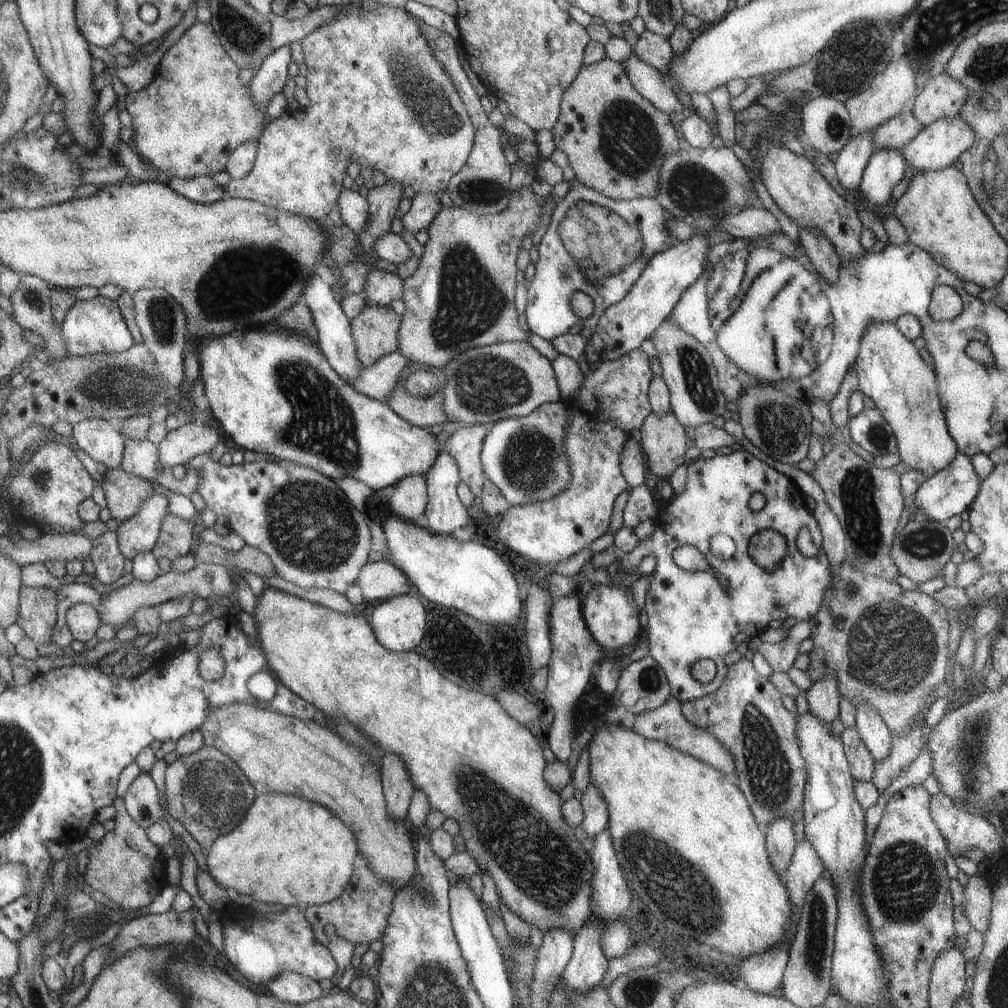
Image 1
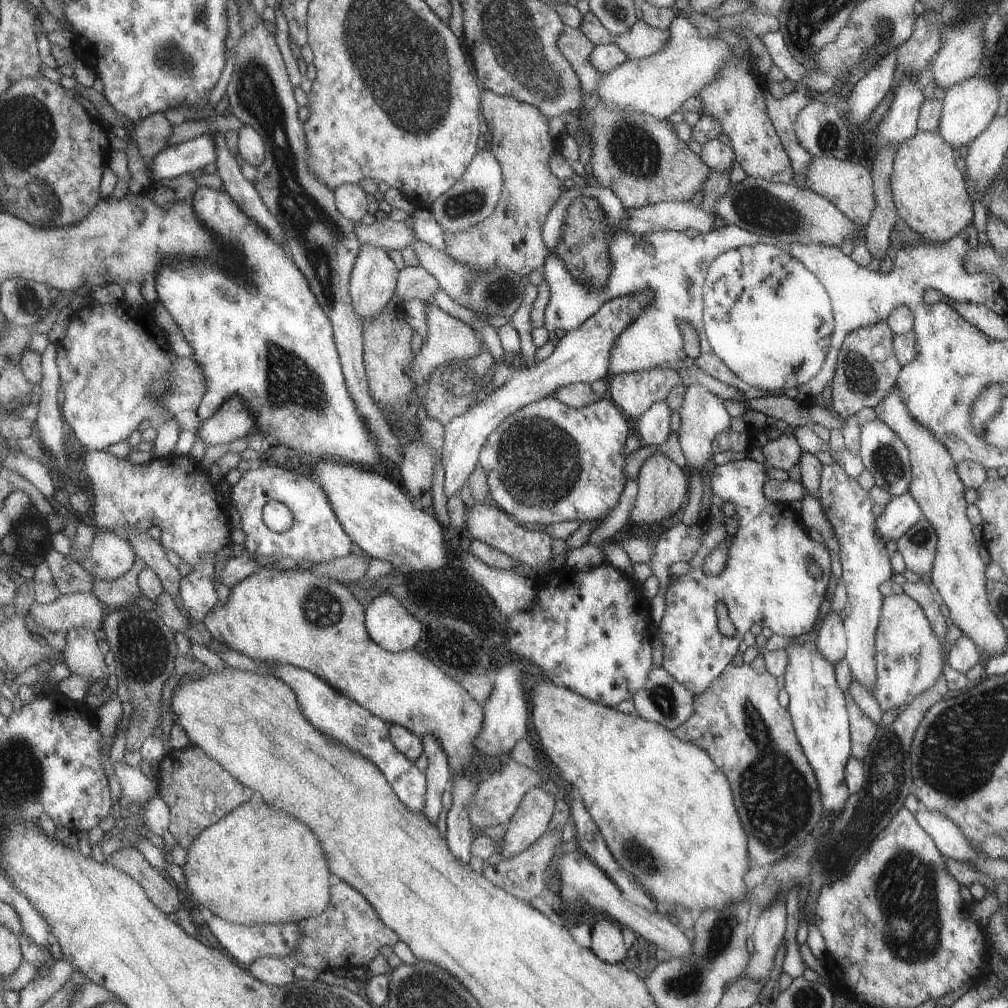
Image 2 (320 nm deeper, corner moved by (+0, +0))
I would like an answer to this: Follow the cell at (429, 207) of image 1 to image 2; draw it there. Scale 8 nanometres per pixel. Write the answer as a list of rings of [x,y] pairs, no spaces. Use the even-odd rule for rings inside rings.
[[[388,217],[374,219],[371,224],[355,223],[354,233],[361,245],[369,245],[376,249],[401,250],[405,245],[415,241],[415,236],[404,222],[391,221]]]

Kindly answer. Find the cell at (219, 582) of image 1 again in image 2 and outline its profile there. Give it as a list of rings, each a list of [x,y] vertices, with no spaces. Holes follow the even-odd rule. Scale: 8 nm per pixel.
[[[94,592],[61,595],[49,604],[36,603],[29,614],[39,625],[53,632],[67,634],[72,628],[85,627],[93,632],[103,631],[108,607]]]

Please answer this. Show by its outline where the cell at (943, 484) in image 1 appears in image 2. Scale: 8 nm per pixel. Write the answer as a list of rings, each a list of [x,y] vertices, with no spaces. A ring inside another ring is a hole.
[[[905,492],[903,495],[893,497],[884,506],[884,511],[876,517],[876,533],[882,536],[884,543],[889,540],[896,541],[922,516],[920,505],[908,492]]]

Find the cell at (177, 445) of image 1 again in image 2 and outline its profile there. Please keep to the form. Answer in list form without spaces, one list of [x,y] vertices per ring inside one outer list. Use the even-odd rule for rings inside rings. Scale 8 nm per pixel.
[[[231,393],[211,418],[199,424],[197,432],[206,446],[209,446],[231,443],[236,438],[249,434],[253,425],[254,416],[246,407],[244,398],[237,393]]]

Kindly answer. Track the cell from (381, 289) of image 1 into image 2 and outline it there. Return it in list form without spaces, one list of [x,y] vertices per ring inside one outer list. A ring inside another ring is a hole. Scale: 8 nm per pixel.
[[[403,267],[399,271],[394,296],[397,300],[407,302],[411,299],[433,302],[433,292],[439,284],[432,274],[423,267]]]

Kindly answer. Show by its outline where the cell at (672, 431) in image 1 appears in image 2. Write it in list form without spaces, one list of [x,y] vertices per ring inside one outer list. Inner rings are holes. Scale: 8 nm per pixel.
[[[649,453],[641,463],[636,478],[638,486],[633,506],[630,510],[631,524],[642,531],[644,526],[659,523],[684,506],[687,502],[688,478],[686,469],[675,466],[669,457],[660,453]]]

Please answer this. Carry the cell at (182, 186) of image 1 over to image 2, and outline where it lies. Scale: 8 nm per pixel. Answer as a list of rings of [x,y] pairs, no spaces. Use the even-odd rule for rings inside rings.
[[[197,187],[191,195],[192,209],[196,213],[197,220],[208,228],[213,237],[216,237],[219,245],[229,248],[229,250],[231,250],[229,254],[233,256],[233,258],[231,258],[230,268],[227,268],[227,266],[223,264],[224,258],[221,255],[215,256],[214,261],[211,257],[207,257],[205,260],[195,257],[187,257],[181,260],[173,259],[168,263],[163,263],[155,276],[157,279],[156,285],[160,298],[159,301],[175,320],[179,330],[181,330],[184,336],[185,342],[192,348],[192,359],[200,365],[202,375],[205,376],[206,391],[200,400],[199,406],[196,408],[197,418],[200,419],[200,422],[205,422],[212,417],[215,411],[219,410],[220,405],[223,404],[227,395],[237,393],[244,398],[246,407],[252,412],[254,425],[259,426],[260,431],[263,431],[265,436],[273,434],[275,438],[277,438],[277,444],[283,444],[283,446],[292,448],[300,453],[310,454],[314,457],[317,456],[317,458],[321,458],[322,460],[333,460],[361,468],[370,467],[372,464],[380,462],[379,460],[383,457],[377,452],[378,446],[370,436],[368,428],[364,423],[364,417],[357,412],[356,403],[352,399],[352,395],[348,392],[347,385],[343,382],[344,374],[341,374],[342,368],[339,366],[340,356],[337,356],[337,352],[335,352],[336,344],[333,344],[334,336],[331,336],[332,322],[329,322],[328,315],[326,315],[324,309],[320,307],[304,273],[297,268],[297,265],[285,248],[277,244],[261,227],[258,227],[245,212],[241,211],[236,201],[234,201],[223,188],[212,189],[211,187]]]

